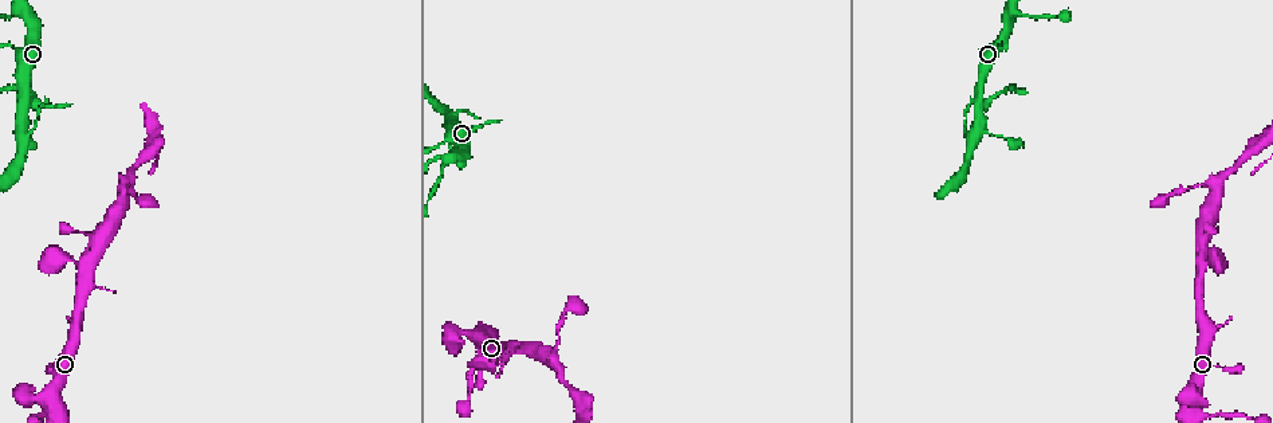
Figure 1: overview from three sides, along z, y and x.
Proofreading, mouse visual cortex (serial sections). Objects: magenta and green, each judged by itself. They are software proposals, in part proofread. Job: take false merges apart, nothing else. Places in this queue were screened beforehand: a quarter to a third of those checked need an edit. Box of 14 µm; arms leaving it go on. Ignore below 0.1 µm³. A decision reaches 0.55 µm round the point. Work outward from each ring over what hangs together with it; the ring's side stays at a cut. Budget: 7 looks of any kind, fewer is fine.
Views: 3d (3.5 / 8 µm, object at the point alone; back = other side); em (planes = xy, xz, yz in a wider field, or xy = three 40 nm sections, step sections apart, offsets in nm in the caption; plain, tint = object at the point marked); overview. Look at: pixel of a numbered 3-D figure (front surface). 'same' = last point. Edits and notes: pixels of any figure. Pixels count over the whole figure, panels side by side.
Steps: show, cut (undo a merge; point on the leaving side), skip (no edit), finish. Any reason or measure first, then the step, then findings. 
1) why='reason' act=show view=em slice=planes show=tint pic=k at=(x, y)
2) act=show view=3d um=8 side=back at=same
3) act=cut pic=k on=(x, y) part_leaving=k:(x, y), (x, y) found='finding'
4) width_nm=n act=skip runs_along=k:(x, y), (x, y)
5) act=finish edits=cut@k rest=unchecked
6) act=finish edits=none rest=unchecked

why='three-way junction' act=show view=3d um=3.5 pic=1 at=(980, 103)

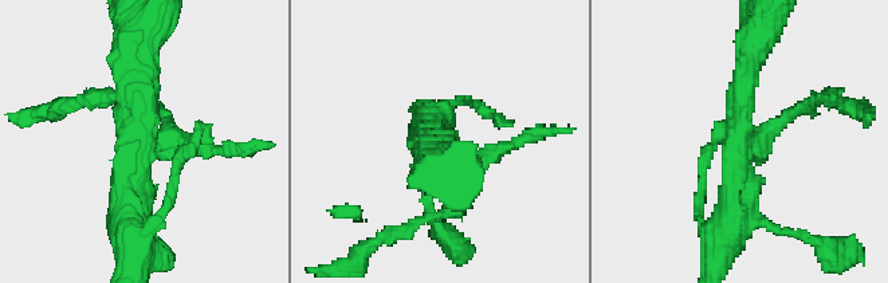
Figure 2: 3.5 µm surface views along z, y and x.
act=cut pic=2 on=(506, 149) part_leaving=2:(754, 146), (778, 121), (826, 97) found='a second cell is stuck on'

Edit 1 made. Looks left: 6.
why='a fork' act=show view=3d um=3.5 pic=1 at=(554, 366)

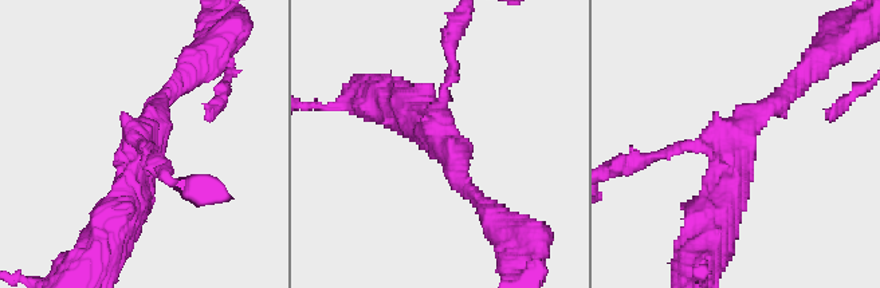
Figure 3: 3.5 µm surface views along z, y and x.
why='shape alone is not enough' act=show view=em slice=planes show=tint pic=3 at=(445, 139)

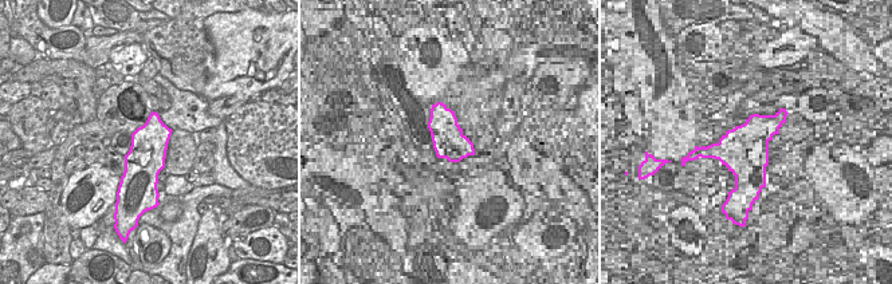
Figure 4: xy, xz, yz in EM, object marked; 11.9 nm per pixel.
arm_widths_nm=150,250,500 act=skip runs_along=3:(714, 224), (738, 138), (793, 89) found='one cell here'

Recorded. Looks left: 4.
act=finish edits=cut@2 rest=unchecked

